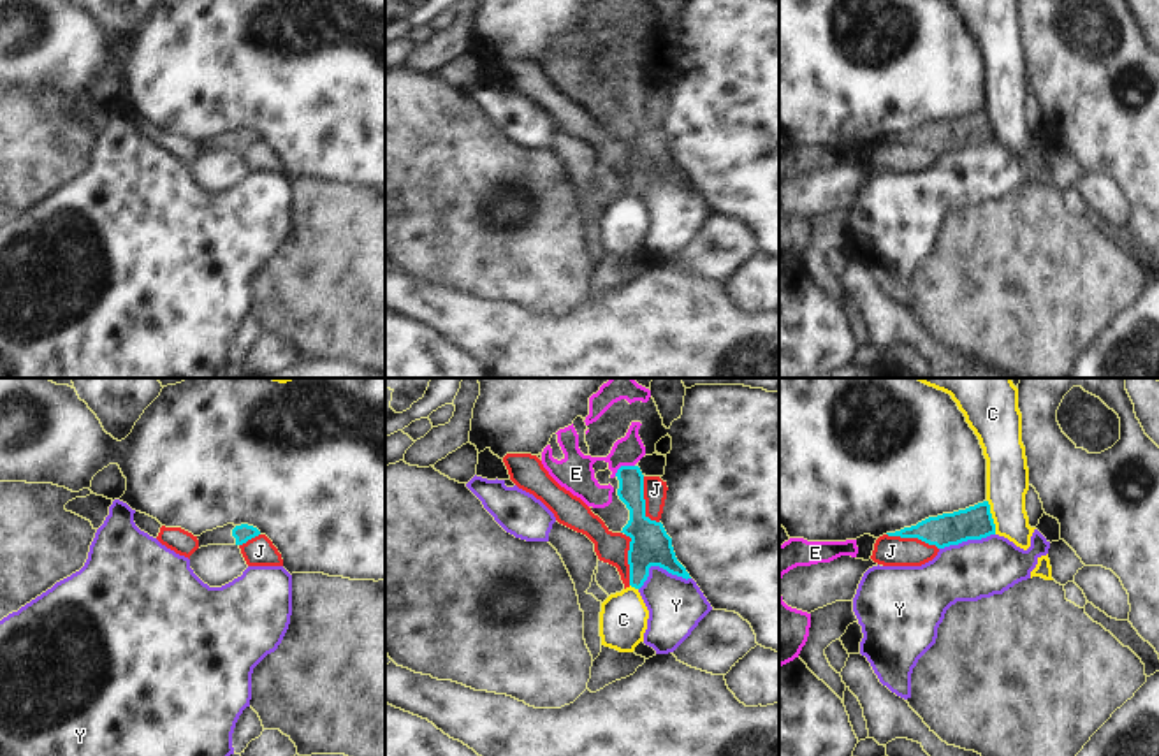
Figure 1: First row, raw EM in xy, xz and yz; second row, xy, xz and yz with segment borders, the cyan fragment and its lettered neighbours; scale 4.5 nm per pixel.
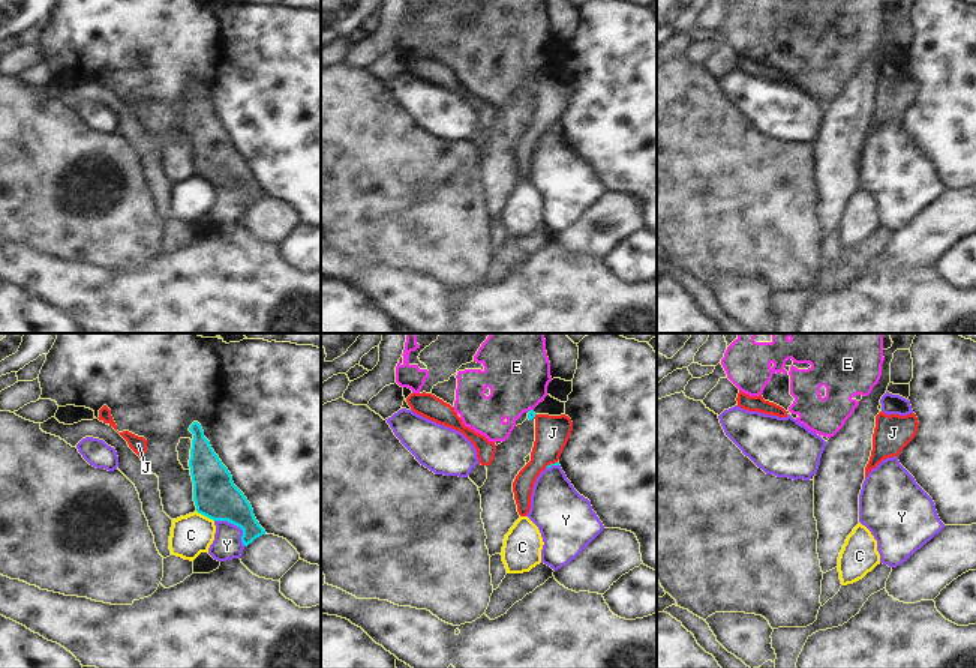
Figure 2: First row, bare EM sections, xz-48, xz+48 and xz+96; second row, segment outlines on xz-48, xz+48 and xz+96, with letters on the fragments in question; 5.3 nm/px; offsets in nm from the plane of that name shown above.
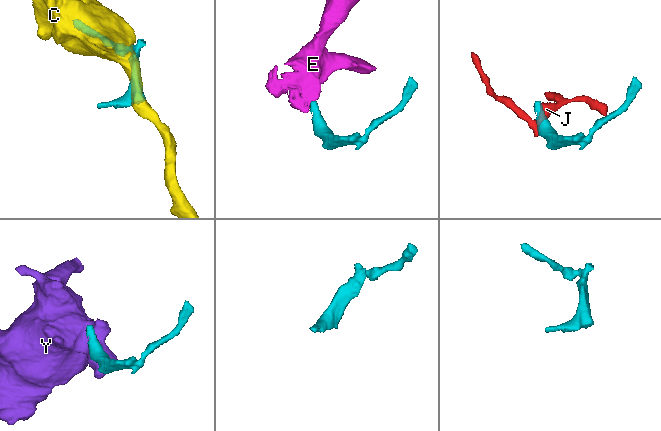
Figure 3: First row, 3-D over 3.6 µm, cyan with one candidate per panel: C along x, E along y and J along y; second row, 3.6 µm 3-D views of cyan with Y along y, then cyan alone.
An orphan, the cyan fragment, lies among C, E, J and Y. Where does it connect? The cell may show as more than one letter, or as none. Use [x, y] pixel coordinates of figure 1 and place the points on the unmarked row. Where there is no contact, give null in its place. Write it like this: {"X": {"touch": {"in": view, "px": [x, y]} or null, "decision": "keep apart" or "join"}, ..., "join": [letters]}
{"C": {"touch": {"in": "yz", "px": [991, 123]}, "decision": "keep apart"}, "E": {"touch": {"in": "xz", "px": [623, 72]}, "decision": "join"}, "J": {"touch": {"in": "xz", "px": [644, 108]}, "decision": "keep apart"}, "Y": {"touch": {"in": "xz", "px": [658, 171]}, "decision": "keep apart"}, "join": ["E"]}

